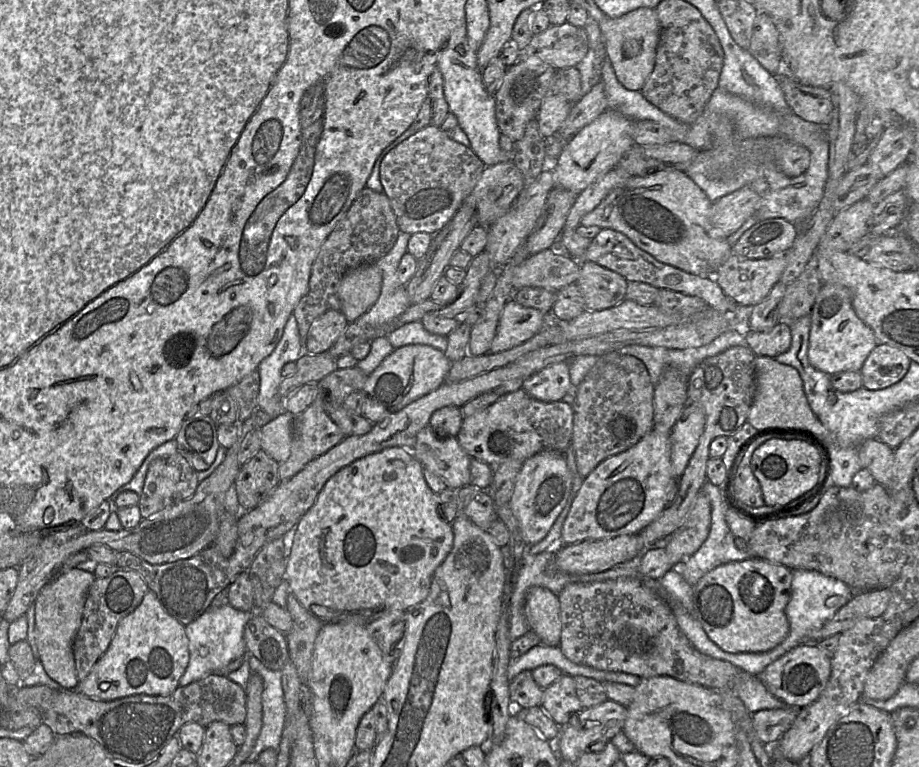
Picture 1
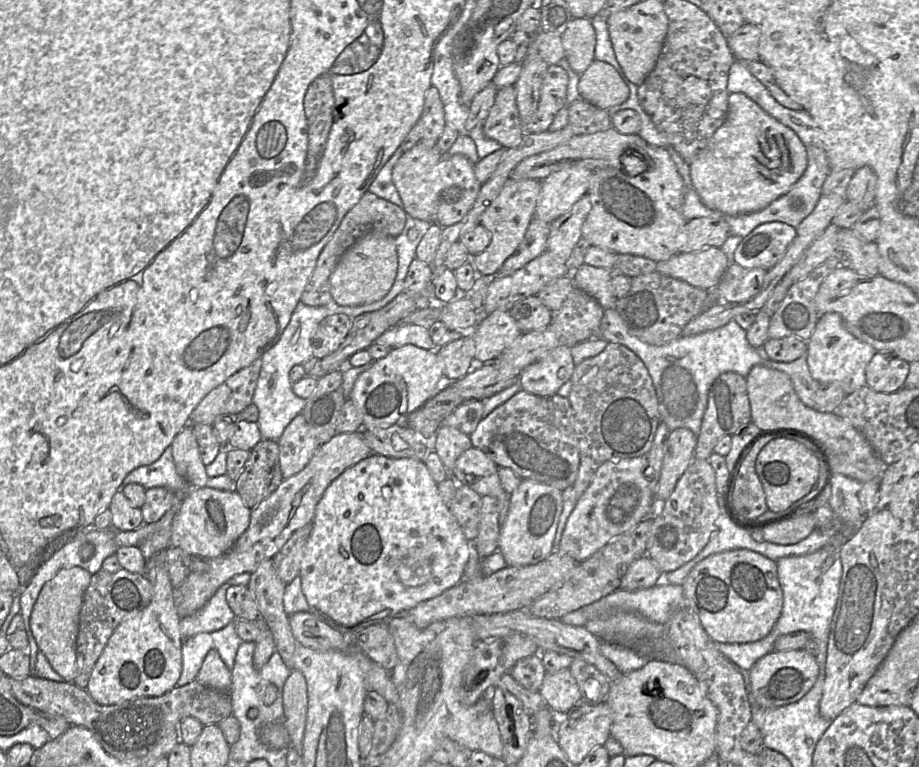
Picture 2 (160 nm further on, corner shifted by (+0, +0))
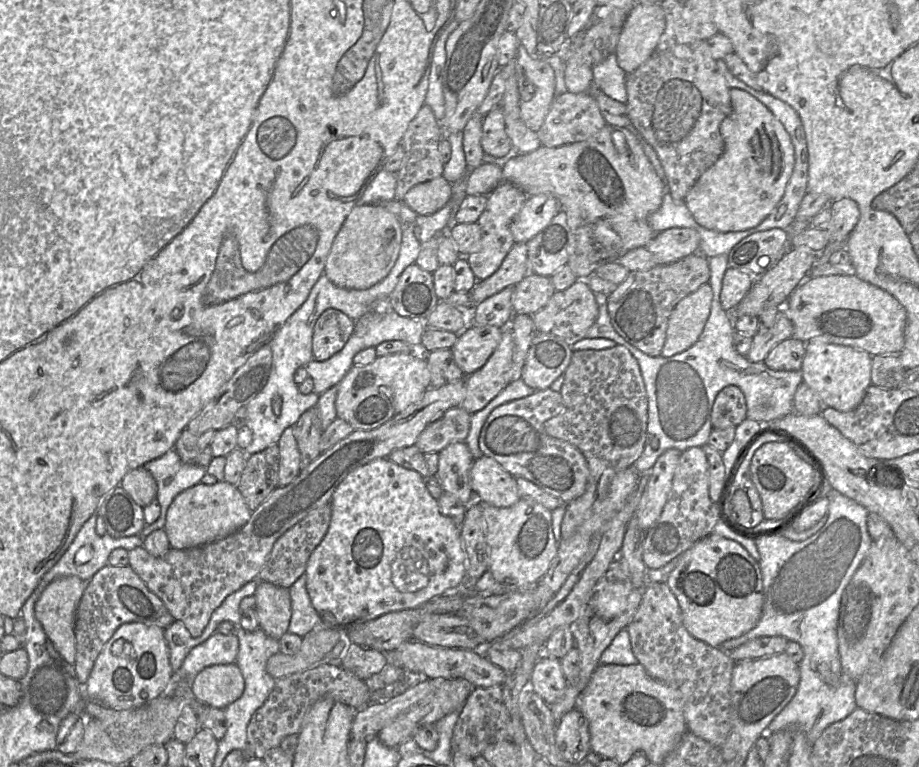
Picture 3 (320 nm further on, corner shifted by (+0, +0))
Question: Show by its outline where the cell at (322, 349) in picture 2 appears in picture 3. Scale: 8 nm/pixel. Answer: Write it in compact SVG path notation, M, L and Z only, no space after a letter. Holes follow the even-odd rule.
M326 309L317 319L312 339L313 359L325 361L338 353L354 333L355 321L338 309Z

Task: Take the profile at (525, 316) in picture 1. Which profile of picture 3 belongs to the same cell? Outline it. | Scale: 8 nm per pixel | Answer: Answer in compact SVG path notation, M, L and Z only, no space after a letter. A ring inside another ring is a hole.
M469 323L451 348L457 366L465 376L479 370L496 350L502 337L502 329L491 325Z

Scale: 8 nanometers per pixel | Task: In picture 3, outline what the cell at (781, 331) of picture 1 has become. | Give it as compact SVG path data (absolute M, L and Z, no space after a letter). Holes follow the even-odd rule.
M790 337L774 346L764 359L773 370L800 370L806 352L806 343Z

